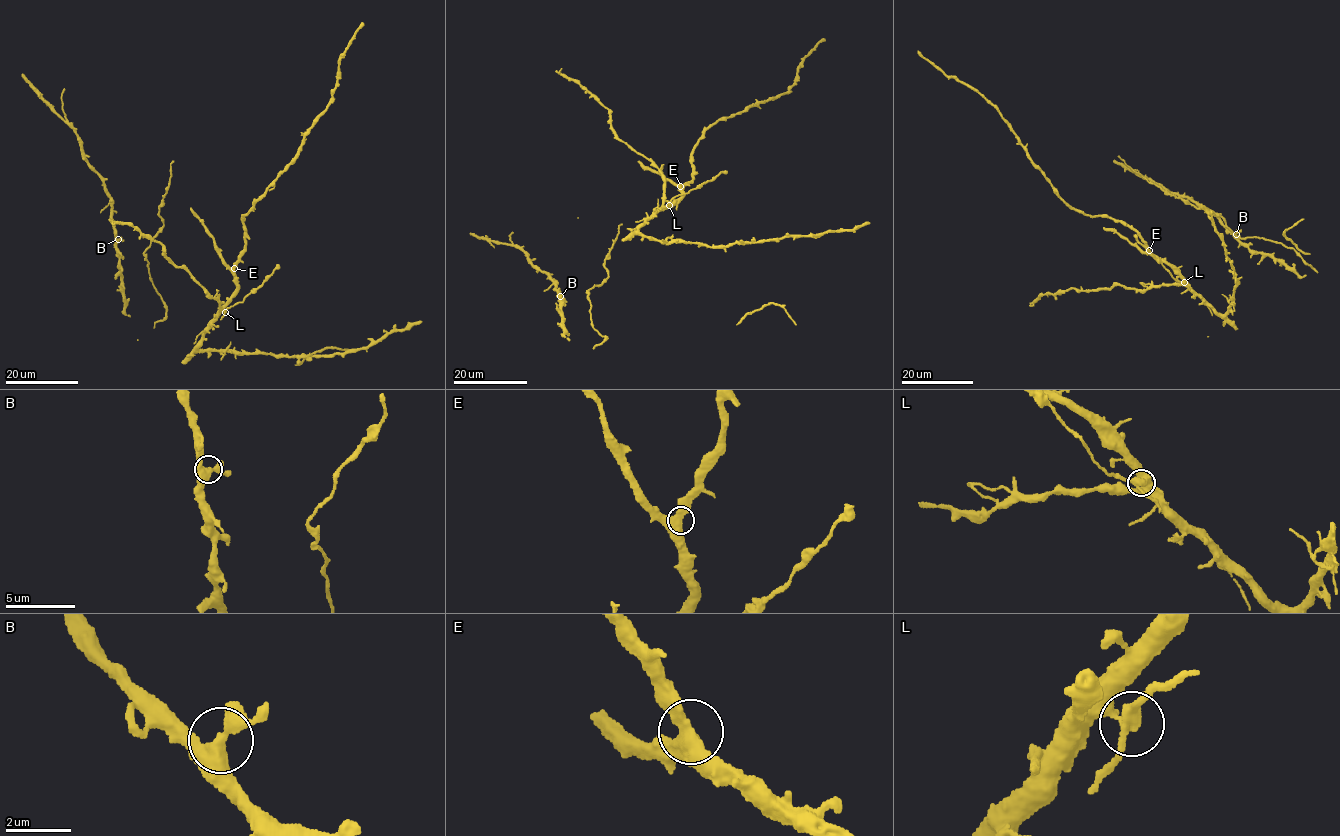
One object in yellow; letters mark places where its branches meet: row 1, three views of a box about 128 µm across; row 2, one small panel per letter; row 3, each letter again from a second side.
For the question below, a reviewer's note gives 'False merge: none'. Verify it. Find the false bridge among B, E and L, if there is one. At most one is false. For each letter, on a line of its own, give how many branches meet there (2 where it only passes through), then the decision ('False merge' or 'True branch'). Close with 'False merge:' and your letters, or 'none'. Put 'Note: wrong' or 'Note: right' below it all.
B: Branches: 3. True branch
E: Branches: 3. True branch
L: Branches: 3. False merge
False merge: L
Note: wrong

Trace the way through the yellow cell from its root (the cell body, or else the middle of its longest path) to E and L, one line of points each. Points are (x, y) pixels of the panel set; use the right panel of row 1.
E: (1112, 228), (1138, 249), (1149, 250)
L: (1112, 228), (1136, 247), (1172, 265), (1184, 282)

